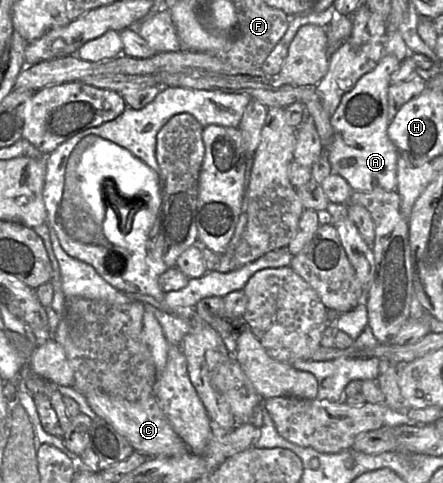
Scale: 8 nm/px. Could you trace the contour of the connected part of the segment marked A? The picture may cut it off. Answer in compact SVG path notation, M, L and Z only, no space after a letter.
M385 54L376 68L342 97L331 117L333 141L325 153L332 172L343 177L353 191L395 190L397 187L398 151L388 137L387 128L390 124L388 89L391 75L400 63L394 55Z

